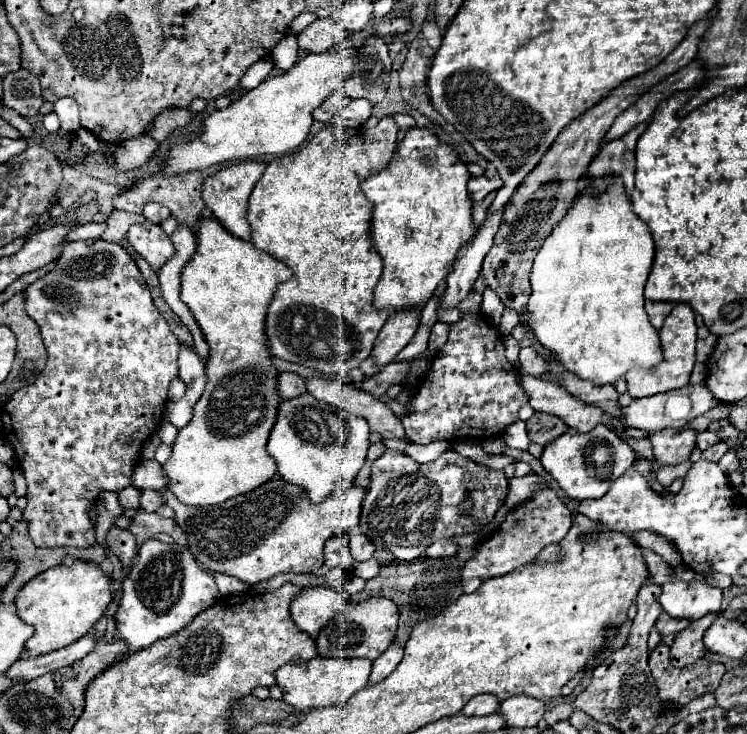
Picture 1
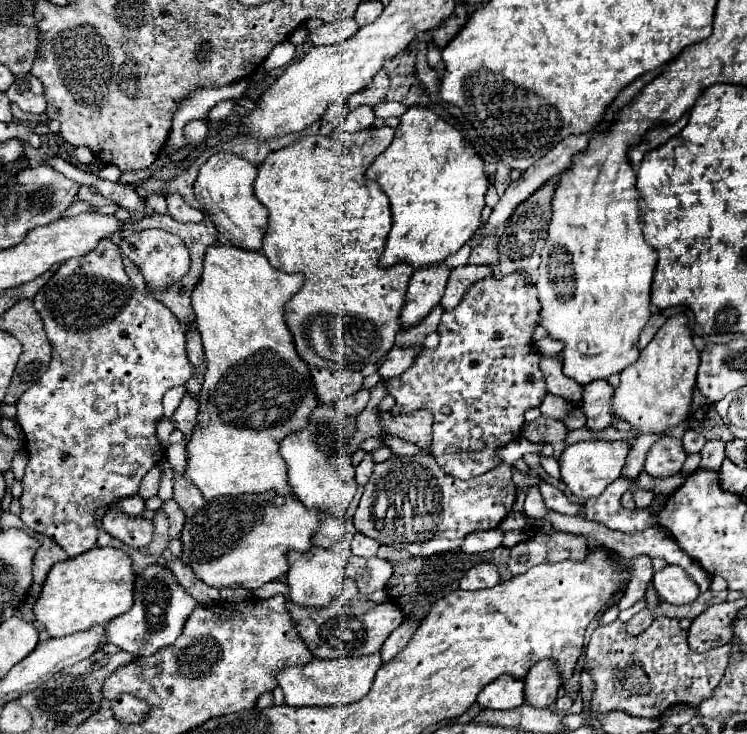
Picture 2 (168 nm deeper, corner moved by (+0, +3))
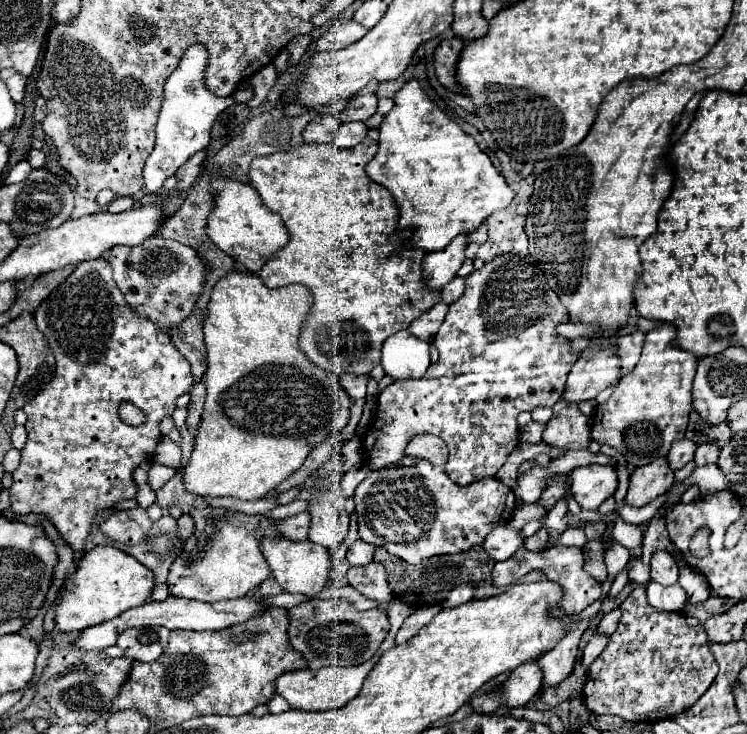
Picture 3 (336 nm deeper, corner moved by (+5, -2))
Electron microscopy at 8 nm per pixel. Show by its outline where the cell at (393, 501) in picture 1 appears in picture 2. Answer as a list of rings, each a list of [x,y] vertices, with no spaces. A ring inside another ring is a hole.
[[[418,454],[412,458],[396,456],[374,466],[374,472],[368,484],[364,486],[362,500],[354,514],[354,526],[360,534],[374,538],[380,544],[388,544],[396,550],[406,550],[412,556],[432,556],[438,552],[458,550],[462,538],[470,532],[496,528],[512,510],[514,498],[516,498],[516,486],[512,482],[512,466],[504,462],[498,464],[498,468],[488,470],[488,474],[476,476],[472,480],[458,480],[446,474],[436,464],[432,454]]]

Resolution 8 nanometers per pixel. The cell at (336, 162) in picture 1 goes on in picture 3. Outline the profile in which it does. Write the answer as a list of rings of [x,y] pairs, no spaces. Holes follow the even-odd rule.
[[[365,137],[359,145],[355,145],[355,149],[337,149],[335,145],[327,143],[327,145],[299,145],[291,151],[285,151],[285,153],[275,153],[275,155],[265,155],[265,157],[257,157],[253,163],[251,163],[251,185],[257,189],[257,193],[261,195],[263,203],[281,215],[283,223],[287,225],[289,229],[289,243],[273,257],[265,263],[265,267],[261,269],[261,279],[268,288],[274,289],[291,283],[301,283],[305,285],[313,297],[315,297],[315,303],[313,303],[313,309],[305,321],[305,327],[301,331],[301,337],[299,337],[299,345],[303,347],[305,355],[309,357],[309,361],[313,361],[317,367],[333,373],[333,375],[343,375],[343,373],[353,373],[353,375],[369,375],[373,371],[373,367],[377,367],[381,363],[381,357],[379,357],[379,349],[383,347],[383,341],[401,331],[401,329],[407,329],[411,325],[411,321],[415,321],[419,315],[423,315],[425,311],[429,311],[433,305],[437,305],[441,301],[441,289],[429,289],[425,283],[423,283],[423,249],[409,249],[405,247],[405,243],[411,241],[411,235],[413,231],[405,229],[397,229],[397,221],[399,221],[399,209],[397,209],[397,203],[393,199],[393,195],[381,187],[379,183],[371,181],[365,173],[365,165],[375,157],[377,153],[377,141],[371,141],[369,137]]]

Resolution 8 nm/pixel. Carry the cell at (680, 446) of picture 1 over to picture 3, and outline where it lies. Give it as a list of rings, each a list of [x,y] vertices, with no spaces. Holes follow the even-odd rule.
[[[657,459],[631,473],[625,503],[633,507],[643,507],[653,499],[657,499],[659,495],[663,495],[673,483],[675,483],[675,477],[667,465],[667,459]]]

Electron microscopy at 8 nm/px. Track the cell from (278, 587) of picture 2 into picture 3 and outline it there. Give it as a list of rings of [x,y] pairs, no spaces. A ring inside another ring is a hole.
[[[335,597],[329,601],[309,599],[289,609],[289,643],[303,653],[309,669],[321,669],[327,665],[361,665],[369,661],[389,631],[389,619],[383,609],[357,611],[347,599]]]

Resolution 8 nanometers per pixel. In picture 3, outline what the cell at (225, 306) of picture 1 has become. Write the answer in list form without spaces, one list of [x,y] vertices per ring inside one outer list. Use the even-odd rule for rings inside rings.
[[[233,271],[215,285],[215,289],[211,291],[211,299],[209,299],[209,315],[207,315],[205,325],[203,325],[205,345],[207,345],[207,373],[205,373],[203,383],[207,387],[207,401],[205,401],[205,409],[203,409],[203,415],[201,415],[201,425],[199,425],[199,431],[197,431],[197,437],[195,437],[195,449],[193,449],[191,461],[183,469],[187,491],[191,491],[195,495],[235,497],[235,499],[243,499],[243,501],[261,499],[269,491],[273,491],[281,481],[285,481],[289,475],[293,475],[303,465],[303,461],[307,459],[307,455],[313,451],[315,445],[319,445],[329,435],[341,431],[349,423],[351,397],[347,397],[347,391],[343,389],[343,385],[339,385],[337,377],[331,377],[327,371],[313,365],[305,357],[303,349],[299,347],[299,333],[301,333],[301,327],[303,327],[303,323],[305,323],[305,319],[311,311],[311,305],[313,305],[313,297],[303,285],[287,285],[287,287],[279,287],[279,289],[267,289],[263,285],[261,277],[253,275],[253,273]]]

